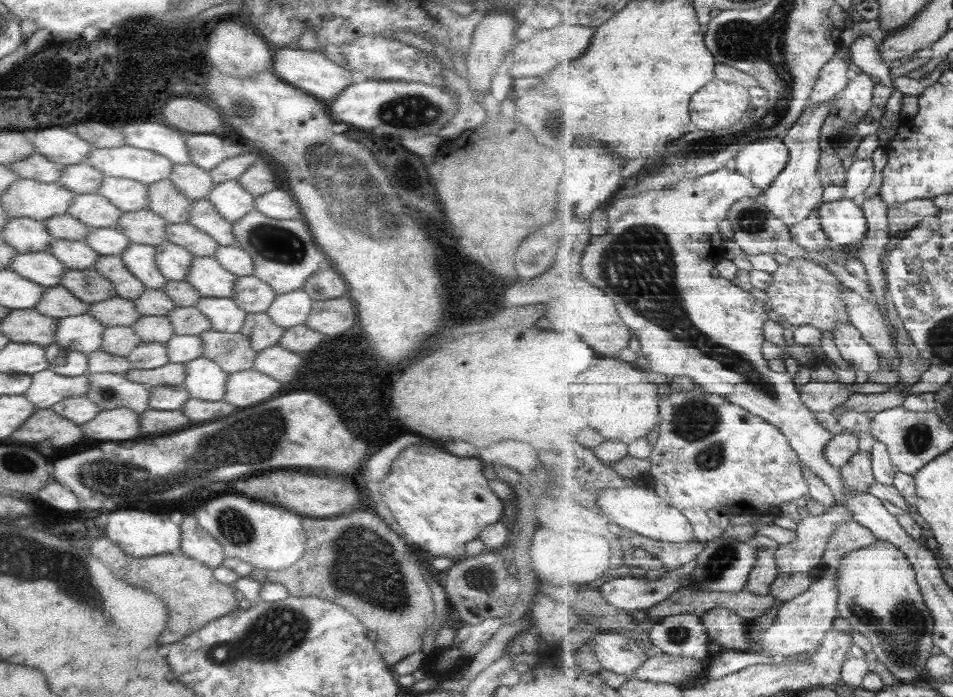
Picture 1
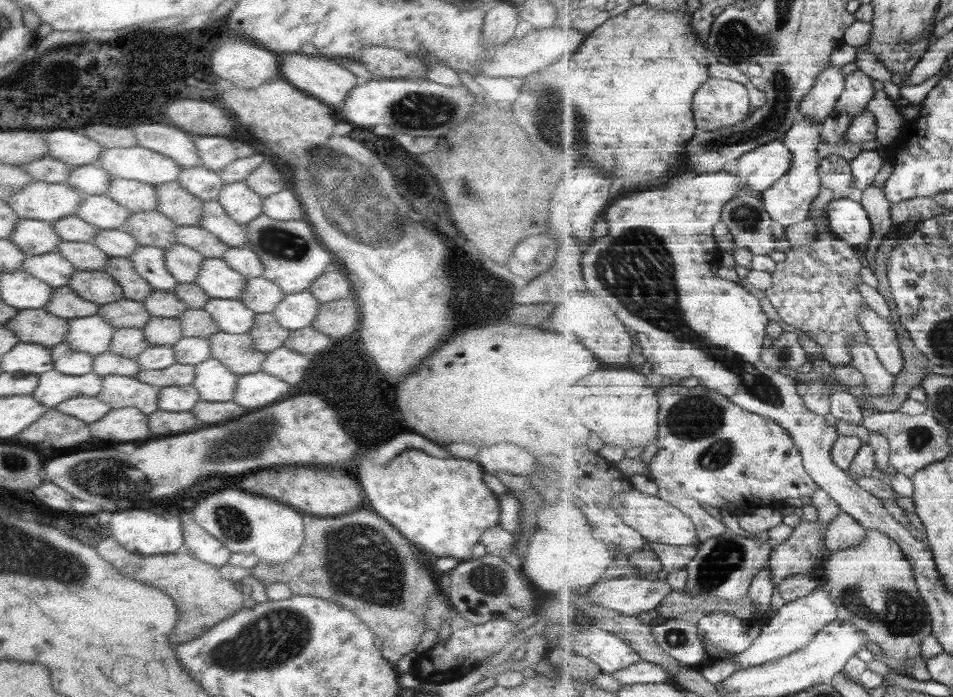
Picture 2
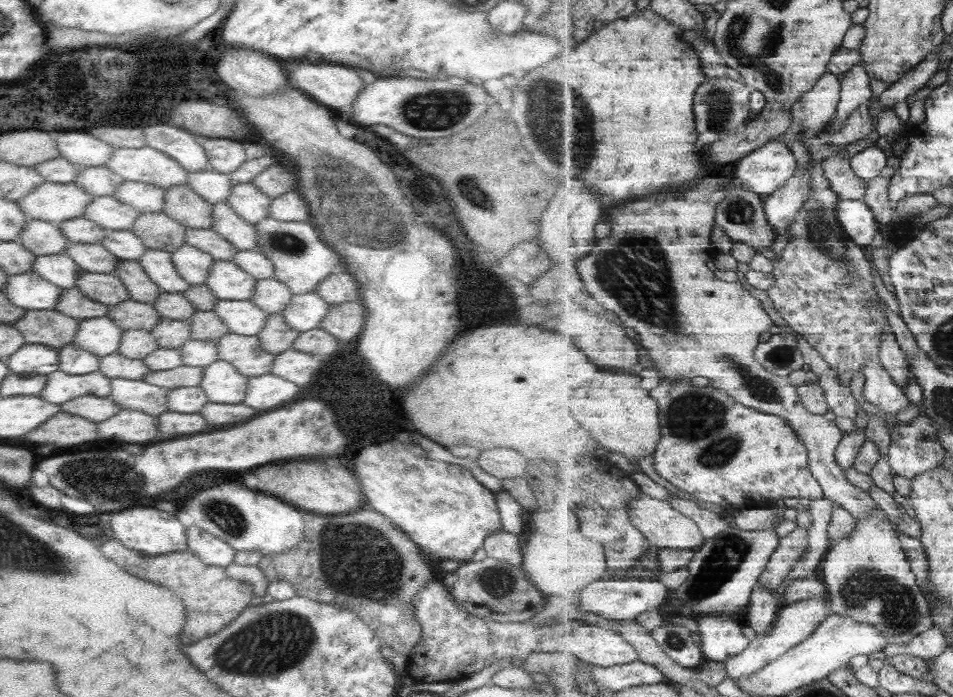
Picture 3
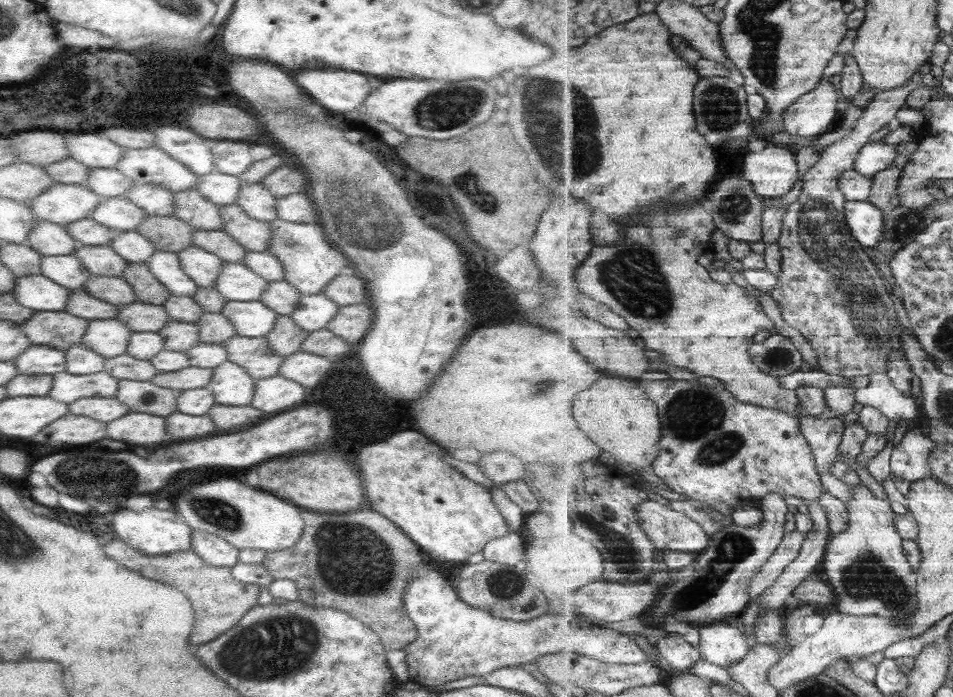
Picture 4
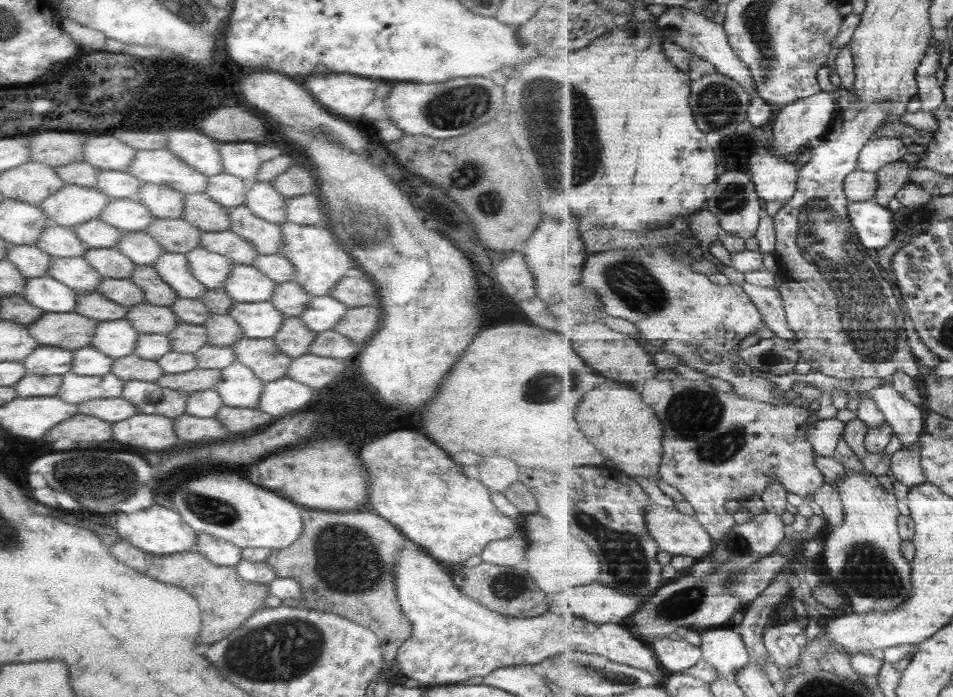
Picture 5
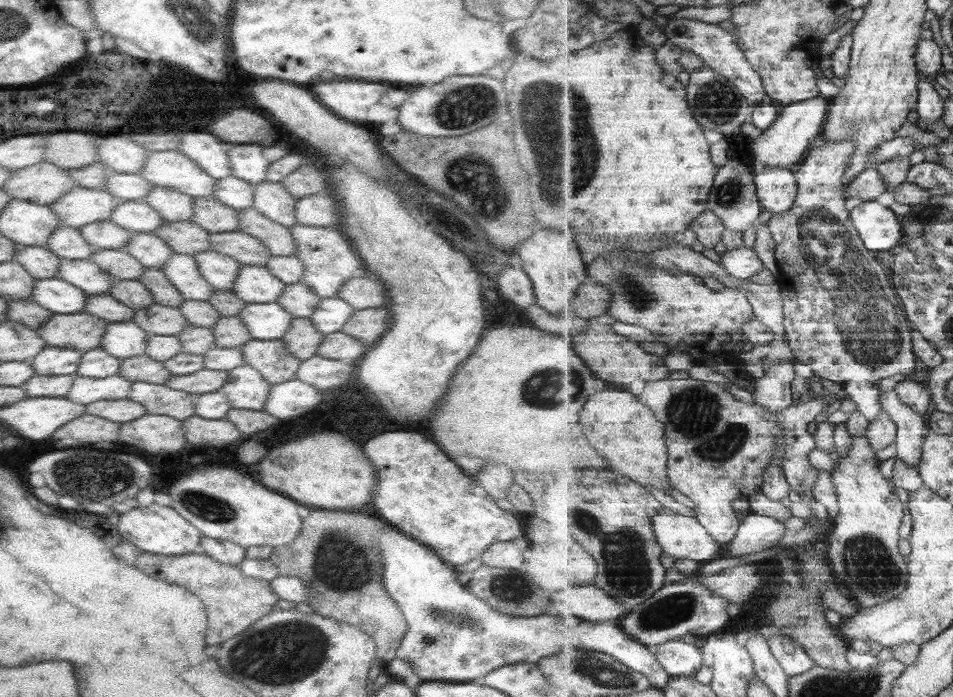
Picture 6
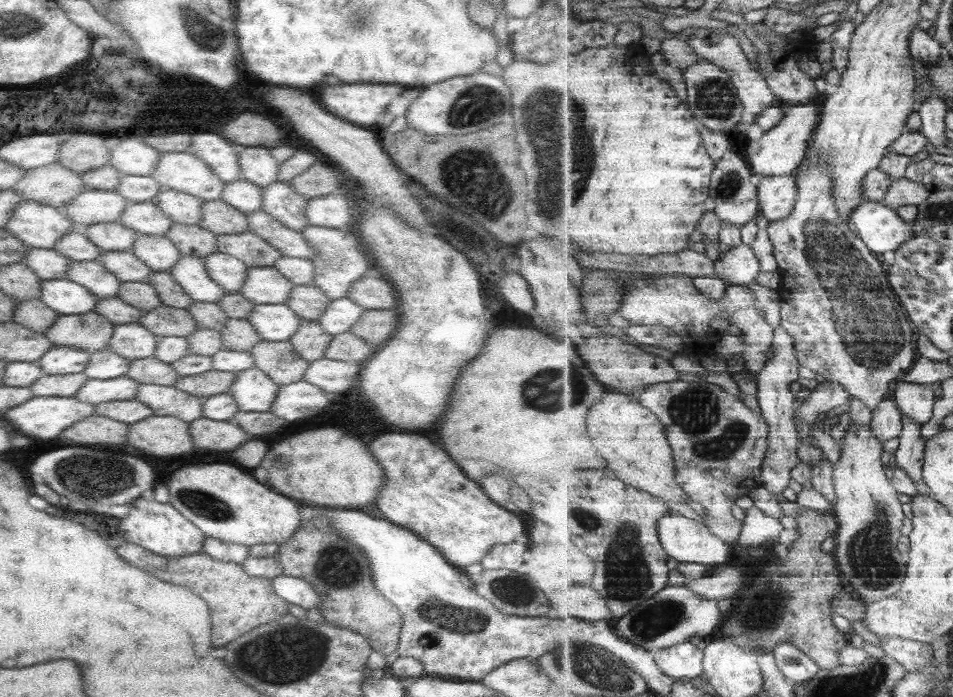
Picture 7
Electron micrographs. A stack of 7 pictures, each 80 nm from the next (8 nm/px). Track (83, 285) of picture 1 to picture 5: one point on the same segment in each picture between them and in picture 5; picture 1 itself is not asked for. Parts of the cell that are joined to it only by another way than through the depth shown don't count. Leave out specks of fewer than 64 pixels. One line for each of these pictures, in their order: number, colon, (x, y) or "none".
2: (98, 287)
3: (105, 288)
4: (113, 290)
5: (123, 292)

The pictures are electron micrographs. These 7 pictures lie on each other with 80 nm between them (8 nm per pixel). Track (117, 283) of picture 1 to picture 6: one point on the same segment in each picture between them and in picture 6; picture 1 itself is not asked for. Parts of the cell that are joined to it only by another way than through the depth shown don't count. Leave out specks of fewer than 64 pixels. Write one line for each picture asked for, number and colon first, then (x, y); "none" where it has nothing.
2: (133, 287)
3: (139, 288)
4: (147, 290)
5: (155, 292)
6: (162, 293)

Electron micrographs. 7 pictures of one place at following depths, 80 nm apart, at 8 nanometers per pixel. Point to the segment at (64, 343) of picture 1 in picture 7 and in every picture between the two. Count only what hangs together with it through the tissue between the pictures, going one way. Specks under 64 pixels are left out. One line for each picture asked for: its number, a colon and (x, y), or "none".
2: (91, 334)
3: (99, 336)
4: (108, 337)
5: (115, 339)
6: (122, 340)
7: (131, 341)

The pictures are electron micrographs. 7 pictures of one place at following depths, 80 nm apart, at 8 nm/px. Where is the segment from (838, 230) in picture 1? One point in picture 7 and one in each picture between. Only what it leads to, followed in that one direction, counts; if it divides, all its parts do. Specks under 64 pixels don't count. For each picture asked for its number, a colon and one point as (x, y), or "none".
2: (848, 219)
3: (857, 219)
4: (867, 222)
5: (873, 222)
6: (880, 228)
7: (882, 229)

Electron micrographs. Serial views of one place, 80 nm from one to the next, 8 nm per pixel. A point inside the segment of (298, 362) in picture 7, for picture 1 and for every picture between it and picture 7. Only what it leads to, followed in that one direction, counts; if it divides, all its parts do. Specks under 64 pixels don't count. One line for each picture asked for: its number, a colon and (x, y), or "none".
1: (231, 352)
2: (234, 351)
3: (245, 355)
4: (253, 355)
5: (267, 364)
6: (269, 358)

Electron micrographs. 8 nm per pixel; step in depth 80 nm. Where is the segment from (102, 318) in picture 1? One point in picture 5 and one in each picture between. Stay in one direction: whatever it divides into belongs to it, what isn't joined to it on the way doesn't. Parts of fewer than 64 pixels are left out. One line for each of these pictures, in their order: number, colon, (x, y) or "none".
2: (123, 313)
3: (128, 315)
4: (138, 317)
5: (146, 319)

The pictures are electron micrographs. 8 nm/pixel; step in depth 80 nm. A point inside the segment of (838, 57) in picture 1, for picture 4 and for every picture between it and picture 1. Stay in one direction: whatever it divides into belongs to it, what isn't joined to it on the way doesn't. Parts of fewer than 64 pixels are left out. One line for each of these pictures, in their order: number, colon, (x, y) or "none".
2: (831, 83)
3: (813, 113)
4: (812, 114)

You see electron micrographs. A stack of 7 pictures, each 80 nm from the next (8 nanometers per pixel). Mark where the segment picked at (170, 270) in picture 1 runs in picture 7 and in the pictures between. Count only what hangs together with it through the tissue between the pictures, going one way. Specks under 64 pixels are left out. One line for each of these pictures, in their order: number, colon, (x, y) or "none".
2: (182, 263)
3: (192, 265)
4: (201, 267)
5: (210, 269)
6: (218, 270)
7: (227, 272)

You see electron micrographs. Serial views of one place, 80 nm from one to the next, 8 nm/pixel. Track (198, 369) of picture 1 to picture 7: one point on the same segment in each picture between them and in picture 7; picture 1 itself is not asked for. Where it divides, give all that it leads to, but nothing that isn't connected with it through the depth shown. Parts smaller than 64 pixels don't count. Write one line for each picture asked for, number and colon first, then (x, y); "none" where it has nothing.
2: (213, 382)
3: (221, 384)
4: (229, 384)
5: (237, 388)
6: (245, 389)
7: (252, 391)

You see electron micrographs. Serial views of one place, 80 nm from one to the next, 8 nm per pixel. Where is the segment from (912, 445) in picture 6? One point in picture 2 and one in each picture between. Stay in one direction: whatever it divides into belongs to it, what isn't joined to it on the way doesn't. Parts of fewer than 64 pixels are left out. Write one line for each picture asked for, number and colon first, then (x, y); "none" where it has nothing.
2: (878, 379)
3: (880, 389)
4: (881, 392)
5: (908, 420)

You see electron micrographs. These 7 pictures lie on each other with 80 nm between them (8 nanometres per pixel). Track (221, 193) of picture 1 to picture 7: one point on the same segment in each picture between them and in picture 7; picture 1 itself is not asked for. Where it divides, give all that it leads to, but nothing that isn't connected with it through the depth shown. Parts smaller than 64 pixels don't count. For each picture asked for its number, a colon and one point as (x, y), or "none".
2: (241, 205)
3: (250, 205)
4: (255, 201)
5: (261, 199)
6: (271, 200)
7: (279, 200)

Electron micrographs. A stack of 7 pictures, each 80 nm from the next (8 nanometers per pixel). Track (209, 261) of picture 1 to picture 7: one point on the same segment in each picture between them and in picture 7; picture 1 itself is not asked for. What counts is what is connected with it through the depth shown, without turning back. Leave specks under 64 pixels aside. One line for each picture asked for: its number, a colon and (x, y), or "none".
2: (216, 280)
3: (225, 281)
4: (234, 282)
5: (245, 284)
6: (252, 284)
7: (262, 285)

